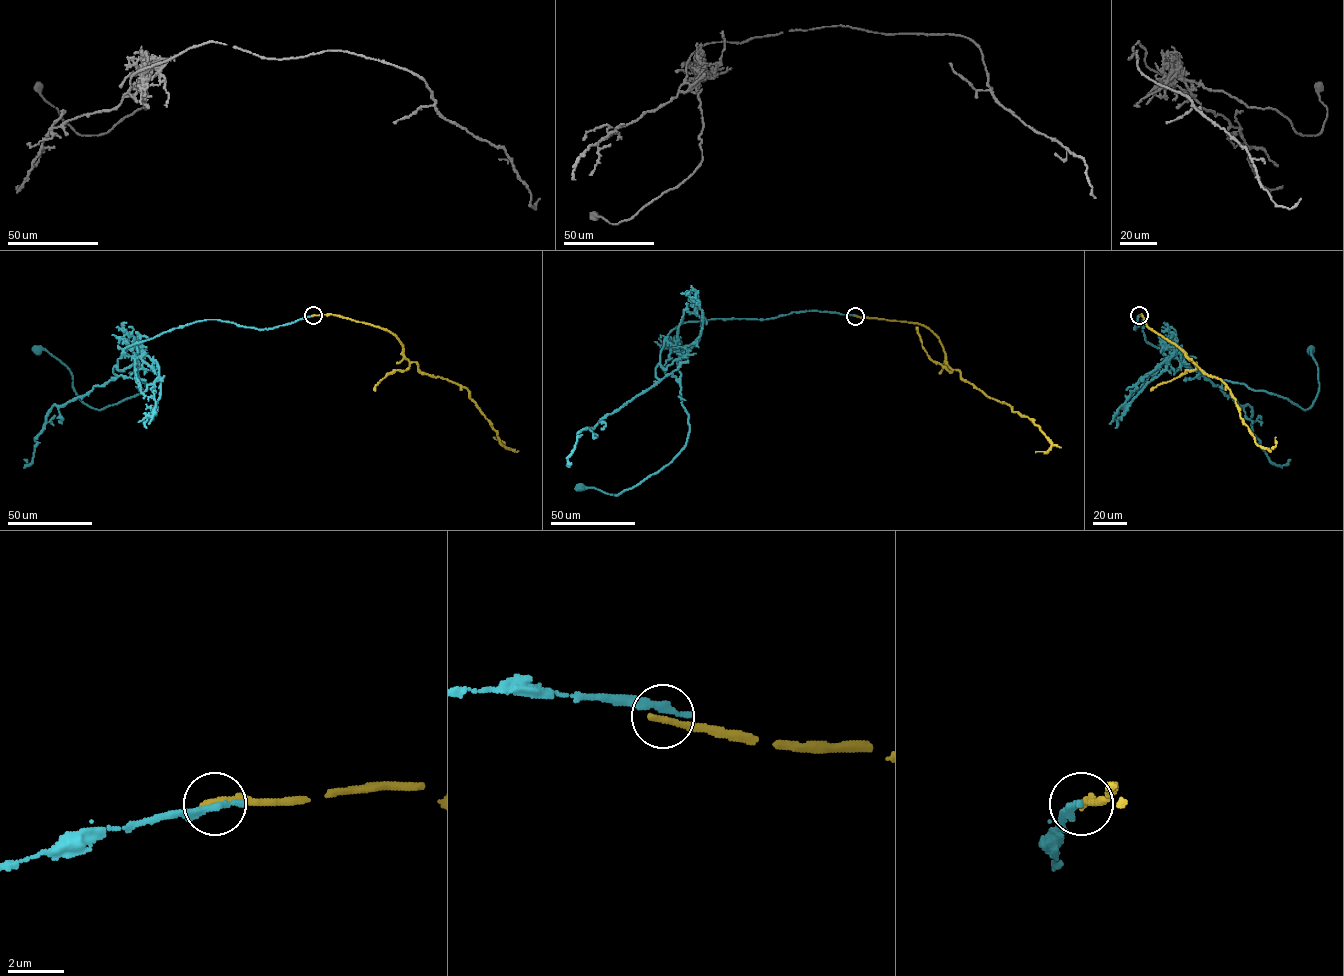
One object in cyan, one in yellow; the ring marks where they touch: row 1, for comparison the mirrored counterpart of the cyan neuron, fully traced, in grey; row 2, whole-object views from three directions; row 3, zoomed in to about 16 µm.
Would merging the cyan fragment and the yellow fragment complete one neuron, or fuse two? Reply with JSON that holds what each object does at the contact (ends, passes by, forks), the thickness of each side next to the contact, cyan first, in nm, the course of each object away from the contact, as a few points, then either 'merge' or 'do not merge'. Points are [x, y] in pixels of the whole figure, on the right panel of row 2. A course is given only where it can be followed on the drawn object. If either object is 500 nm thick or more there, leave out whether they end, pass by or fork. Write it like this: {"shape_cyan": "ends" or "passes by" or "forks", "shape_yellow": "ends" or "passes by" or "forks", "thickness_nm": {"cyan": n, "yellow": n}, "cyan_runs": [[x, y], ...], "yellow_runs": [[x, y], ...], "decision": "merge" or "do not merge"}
{"shape_cyan": "ends", "shape_yellow": "ends", "thickness_nm": {"cyan": 340, "yellow": 320}, "cyan_runs": [[1139, 315], [1134, 329], [1143, 319], [1166, 356], [1303, 409], [1318, 392], [1311, 349]], "yellow_runs": [[1139, 315], [1205, 374], [1227, 386], [1257, 445], [1272, 449], [1276, 437]], "decision": "do not merge"}

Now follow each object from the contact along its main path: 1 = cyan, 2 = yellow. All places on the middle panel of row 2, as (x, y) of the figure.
1: (855, 315), (679, 324), (665, 338), (686, 348), (677, 363), (685, 447), (618, 495), (581, 487)
2: (855, 316), (928, 327), (943, 348), (946, 363), (964, 380), (1039, 427), (1051, 446), (1035, 452)

